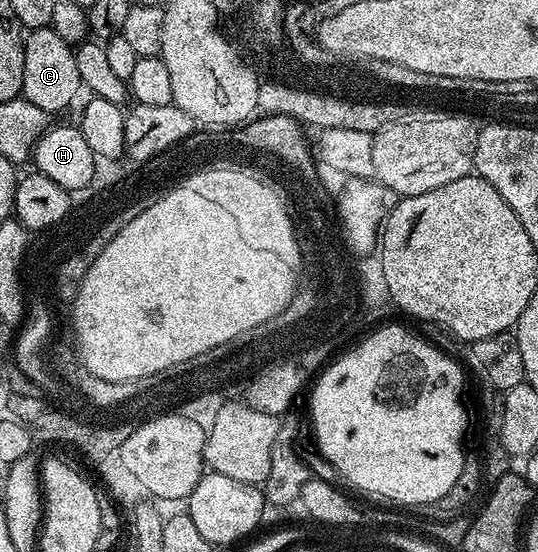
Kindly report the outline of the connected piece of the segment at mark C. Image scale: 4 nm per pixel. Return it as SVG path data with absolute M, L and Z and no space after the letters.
M46 27L41 29L30 29L24 34L25 38L25 50L23 51L23 87L21 88L24 100L35 103L35 107L39 107L45 113L50 115L56 115L56 113L61 113L73 100L77 97L77 92L82 92L83 86L81 80L79 79L79 63L75 63L75 49L72 44L65 42L59 34L52 27Z

